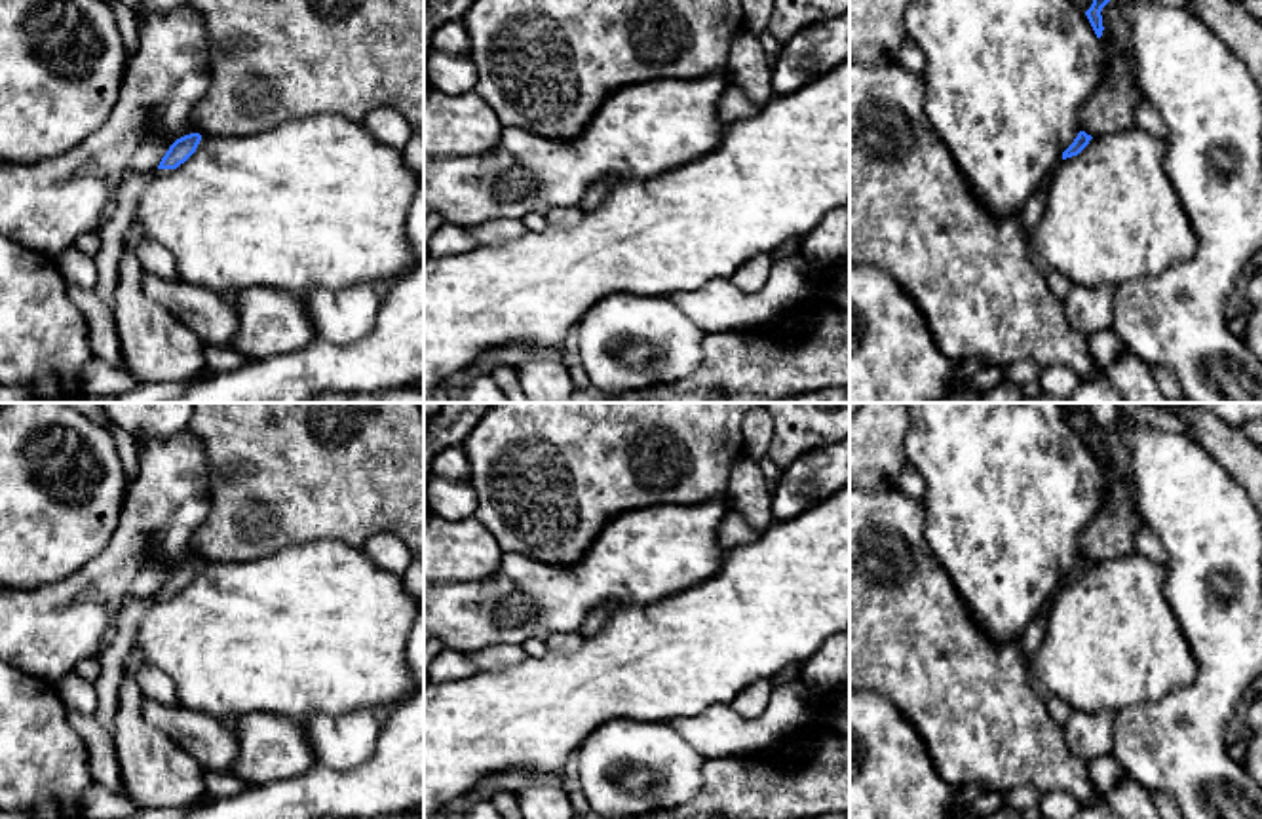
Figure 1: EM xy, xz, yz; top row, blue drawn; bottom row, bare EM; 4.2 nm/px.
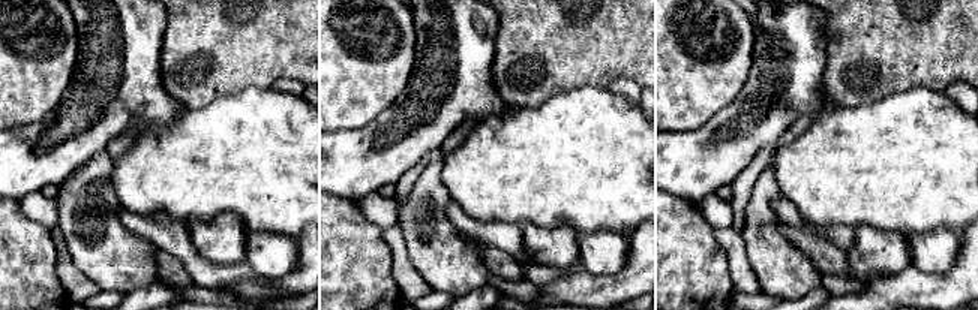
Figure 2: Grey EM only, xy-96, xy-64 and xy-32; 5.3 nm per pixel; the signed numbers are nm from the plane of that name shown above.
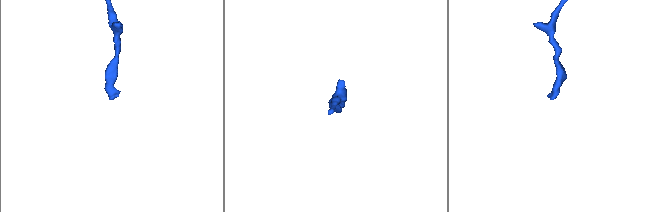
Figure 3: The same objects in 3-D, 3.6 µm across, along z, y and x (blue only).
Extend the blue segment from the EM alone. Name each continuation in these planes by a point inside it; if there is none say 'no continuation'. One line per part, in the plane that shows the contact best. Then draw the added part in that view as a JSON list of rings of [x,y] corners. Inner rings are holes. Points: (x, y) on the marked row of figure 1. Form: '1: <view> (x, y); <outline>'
no continuation

